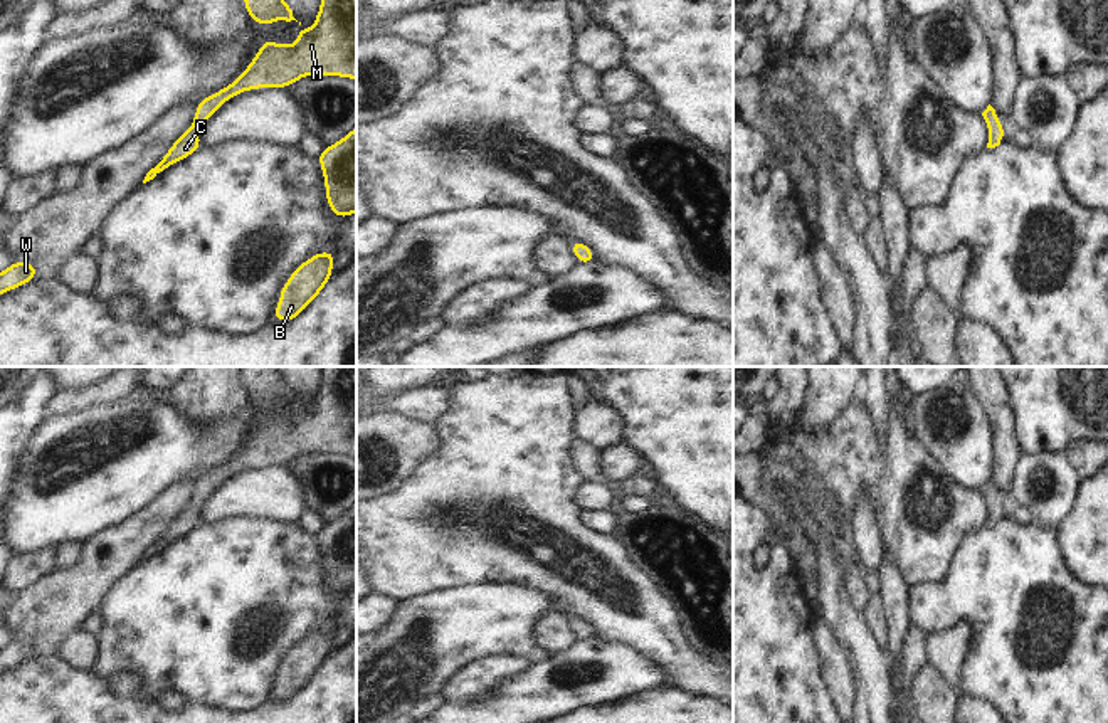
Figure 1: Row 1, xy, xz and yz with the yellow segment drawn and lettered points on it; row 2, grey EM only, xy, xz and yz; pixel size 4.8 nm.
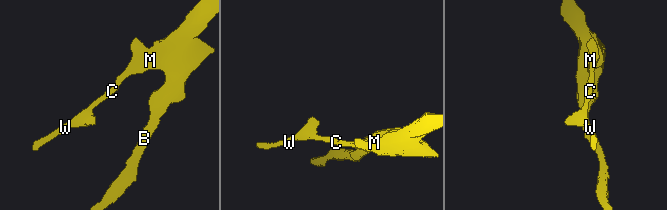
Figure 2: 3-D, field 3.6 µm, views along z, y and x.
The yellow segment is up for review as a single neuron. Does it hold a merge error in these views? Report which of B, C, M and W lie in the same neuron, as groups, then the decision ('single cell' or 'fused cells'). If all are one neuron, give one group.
B C M W; single cell

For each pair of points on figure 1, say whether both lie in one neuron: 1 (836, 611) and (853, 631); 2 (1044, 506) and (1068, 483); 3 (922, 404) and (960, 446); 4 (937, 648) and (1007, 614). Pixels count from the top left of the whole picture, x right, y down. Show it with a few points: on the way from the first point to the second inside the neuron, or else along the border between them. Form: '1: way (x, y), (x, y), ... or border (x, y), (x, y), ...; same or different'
1: way (841, 616), (849, 626); same
2: way (1049, 501), (1063, 488); same
3: way (933, 411), (954, 434); same
4: border (928, 633), (960, 626), (969, 634), (964, 671); different

